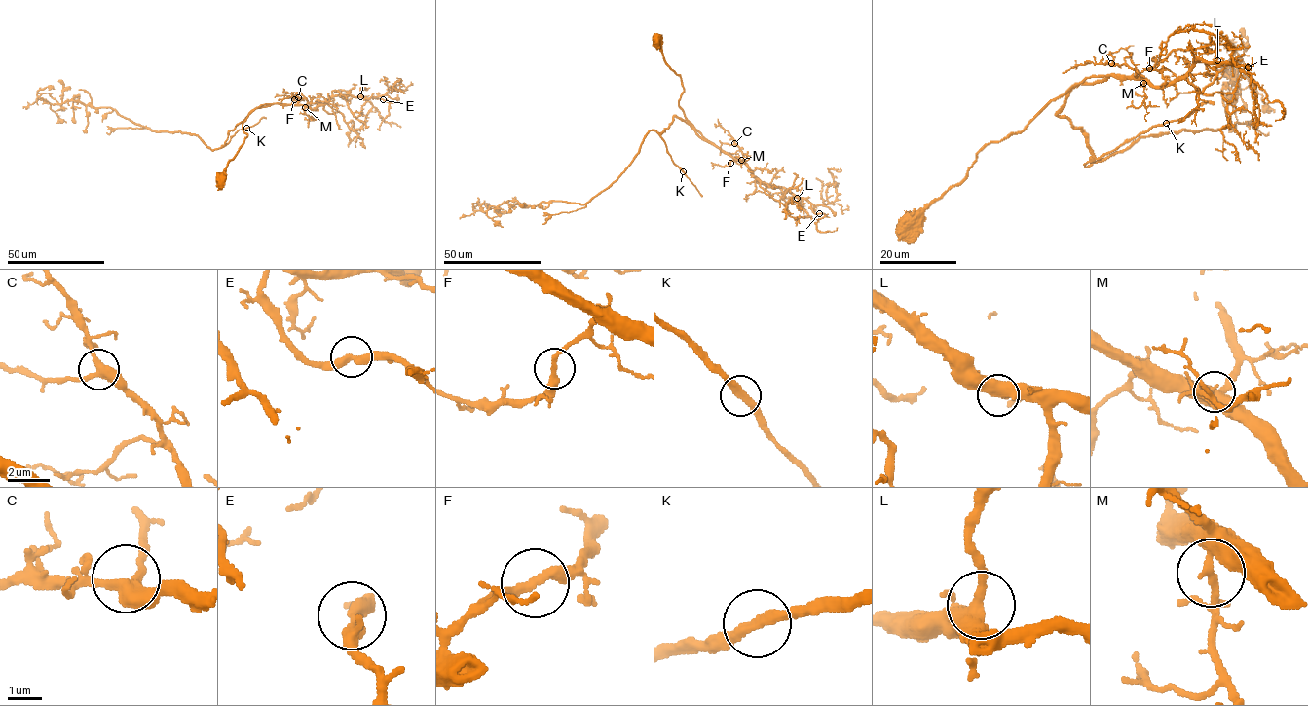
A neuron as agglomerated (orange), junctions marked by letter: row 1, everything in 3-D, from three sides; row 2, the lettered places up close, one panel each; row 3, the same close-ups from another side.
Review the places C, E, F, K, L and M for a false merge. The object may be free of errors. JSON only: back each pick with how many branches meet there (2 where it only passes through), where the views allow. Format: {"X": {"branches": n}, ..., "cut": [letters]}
{"cut": []}

